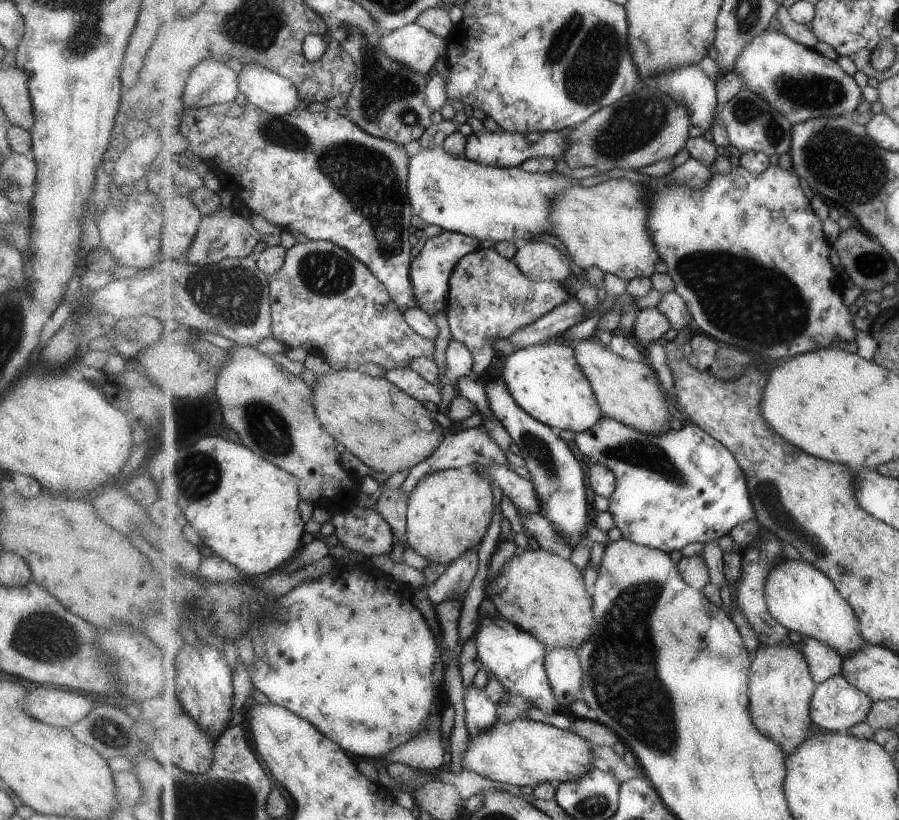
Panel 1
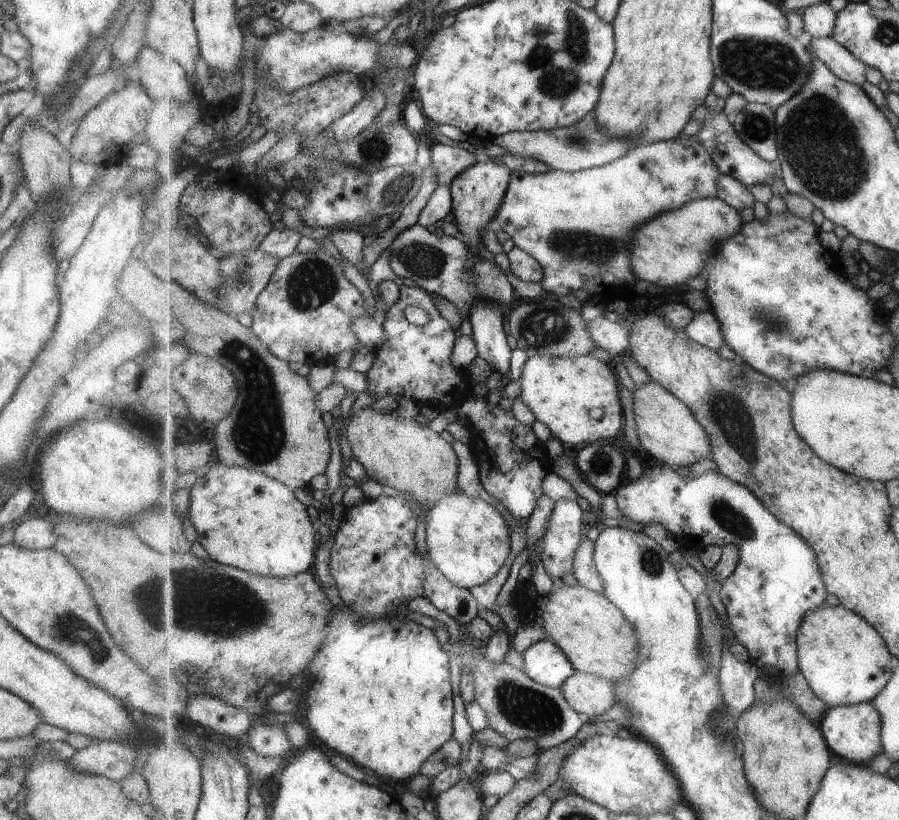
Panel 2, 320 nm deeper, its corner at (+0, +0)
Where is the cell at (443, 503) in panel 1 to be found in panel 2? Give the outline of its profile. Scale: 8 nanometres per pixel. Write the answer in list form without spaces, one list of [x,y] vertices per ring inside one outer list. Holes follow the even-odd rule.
[[[463,490],[445,494],[437,504],[431,503],[426,518],[426,545],[427,552],[439,571],[443,572],[453,584],[467,589],[489,582],[501,571],[507,558],[511,556],[510,528],[501,512],[491,502],[469,496]]]

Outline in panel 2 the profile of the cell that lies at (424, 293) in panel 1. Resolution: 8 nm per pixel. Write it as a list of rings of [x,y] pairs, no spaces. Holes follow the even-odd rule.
[[[404,282],[400,286],[399,302],[395,306],[389,308],[386,314],[387,318],[383,322],[385,328],[385,336],[387,342],[383,344],[383,348],[377,351],[377,358],[373,368],[366,375],[369,380],[369,390],[371,394],[375,394],[379,399],[389,396],[403,396],[410,399],[419,406],[431,405],[435,408],[443,409],[458,409],[458,406],[473,397],[473,383],[467,373],[457,370],[453,366],[453,348],[456,348],[457,334],[453,326],[443,317],[439,308],[435,306],[433,294],[426,292],[422,287],[413,283]],[[409,306],[425,308],[431,314],[431,322],[427,326],[417,326],[411,324],[405,317],[405,308]]]

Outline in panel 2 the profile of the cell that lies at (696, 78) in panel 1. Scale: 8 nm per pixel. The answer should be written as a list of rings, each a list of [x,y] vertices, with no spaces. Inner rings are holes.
[[[704,108],[698,113],[700,128],[697,136],[701,144],[712,154],[713,160],[716,160],[718,167],[723,175],[729,175],[736,178],[748,187],[753,184],[770,185],[781,174],[780,165],[765,160],[759,156],[744,140],[741,140],[740,133],[734,127],[732,117],[724,113],[712,113]]]

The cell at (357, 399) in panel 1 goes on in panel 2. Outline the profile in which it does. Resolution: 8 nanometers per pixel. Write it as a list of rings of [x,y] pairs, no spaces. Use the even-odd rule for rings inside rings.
[[[363,408],[363,410],[352,412],[346,420],[345,435],[351,444],[354,458],[366,471],[367,479],[375,483],[392,487],[404,494],[411,494],[419,500],[419,503],[428,500],[430,503],[437,504],[445,494],[453,494],[460,490],[460,462],[456,449],[443,436],[440,436],[439,432],[419,424],[412,418],[393,417],[390,414],[374,412],[371,408]]]

